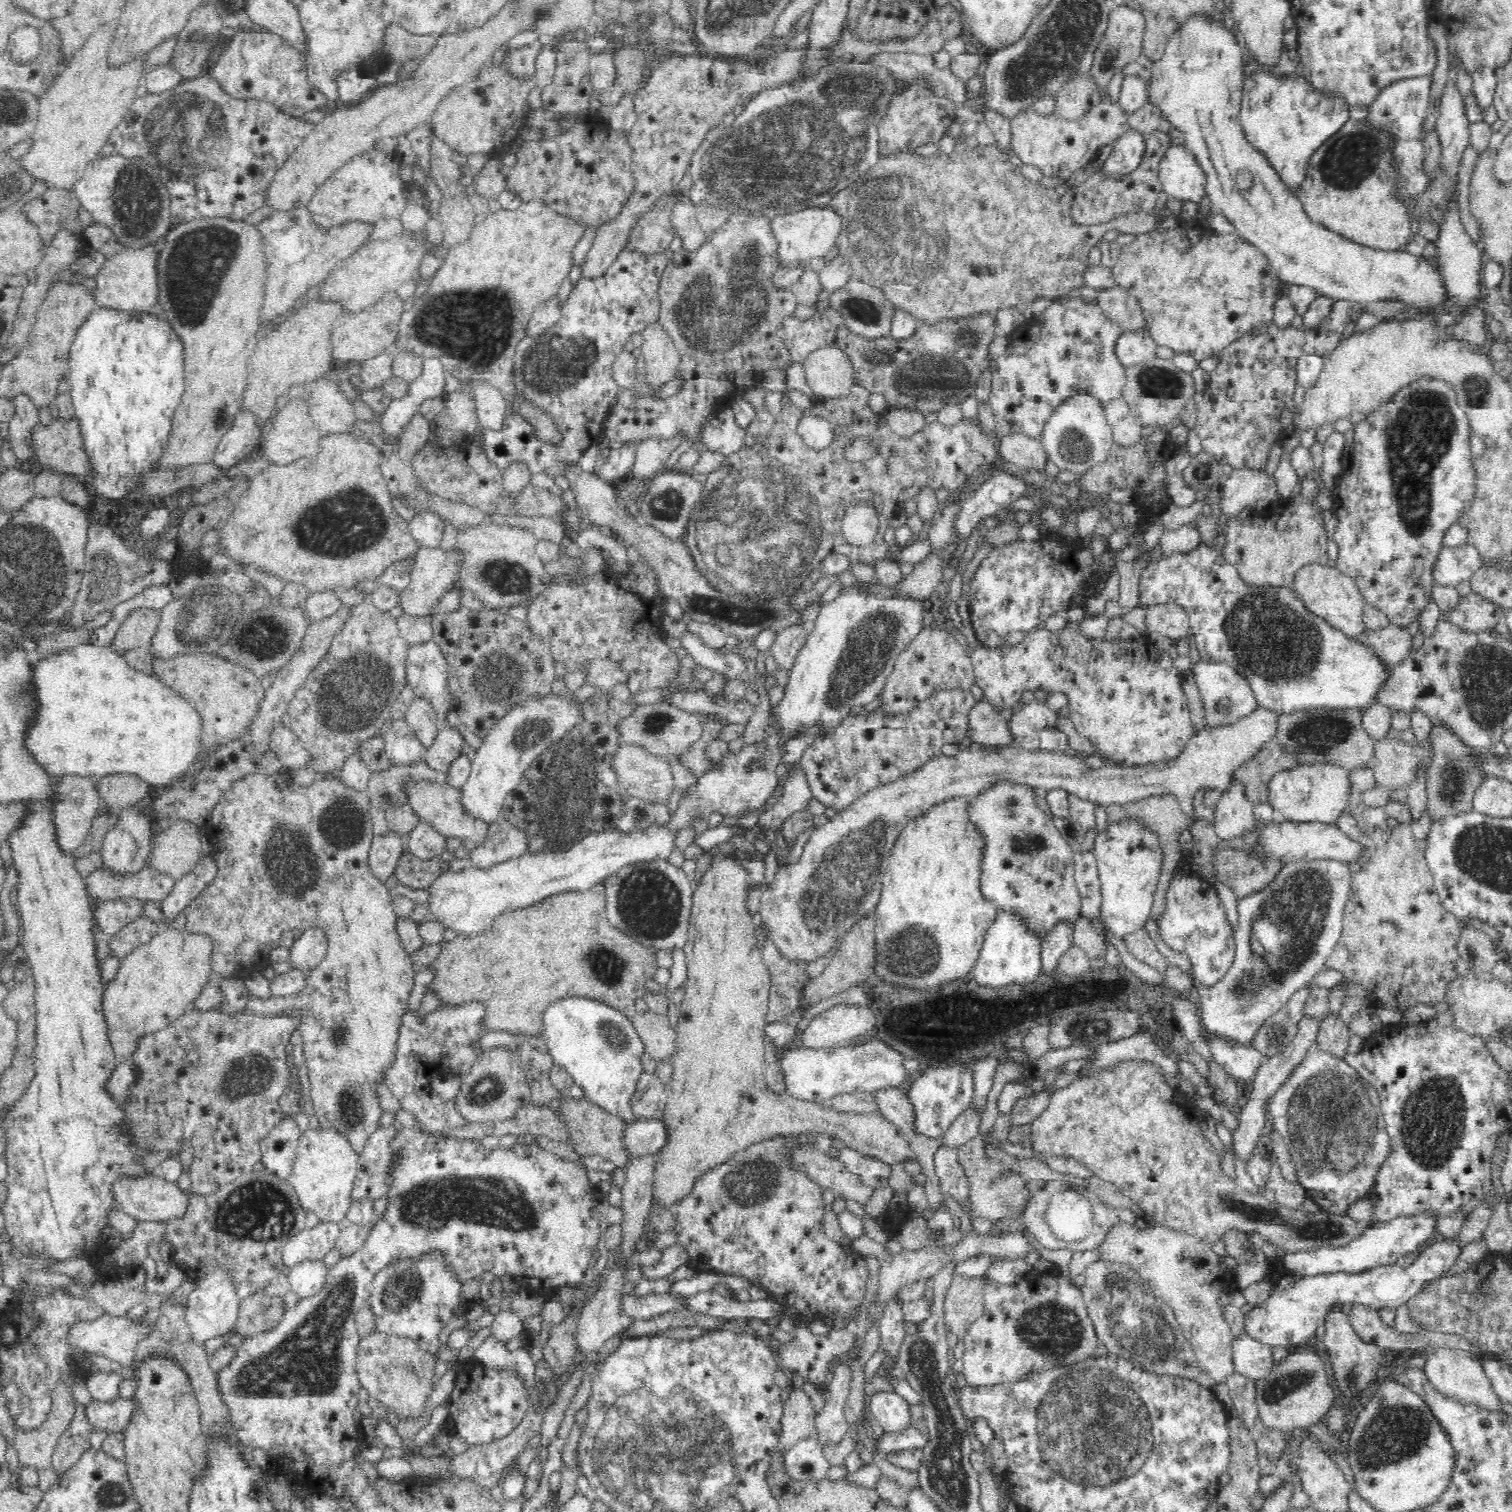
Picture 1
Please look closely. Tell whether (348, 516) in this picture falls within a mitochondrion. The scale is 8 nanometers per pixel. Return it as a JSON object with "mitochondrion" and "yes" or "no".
{"mitochondrion":"yes"}

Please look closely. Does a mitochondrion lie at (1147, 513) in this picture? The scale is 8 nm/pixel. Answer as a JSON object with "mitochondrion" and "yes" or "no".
{"mitochondrion":"no"}

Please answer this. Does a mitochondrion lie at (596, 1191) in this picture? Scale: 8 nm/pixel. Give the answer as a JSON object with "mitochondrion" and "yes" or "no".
{"mitochondrion":"no"}

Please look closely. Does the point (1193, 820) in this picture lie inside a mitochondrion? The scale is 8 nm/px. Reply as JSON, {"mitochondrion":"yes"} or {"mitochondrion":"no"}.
{"mitochondrion":"no"}

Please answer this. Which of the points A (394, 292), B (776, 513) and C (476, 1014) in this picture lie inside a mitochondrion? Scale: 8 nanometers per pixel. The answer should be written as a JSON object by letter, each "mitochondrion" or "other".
{"A":"other","B":"mitochondrion","C":"other"}

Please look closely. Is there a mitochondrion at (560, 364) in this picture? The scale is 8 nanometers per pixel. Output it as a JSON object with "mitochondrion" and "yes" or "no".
{"mitochondrion":"yes"}

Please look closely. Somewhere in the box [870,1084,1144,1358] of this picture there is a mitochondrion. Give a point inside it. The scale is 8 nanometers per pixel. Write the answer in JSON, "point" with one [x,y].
{"point":[1008,1200]}

